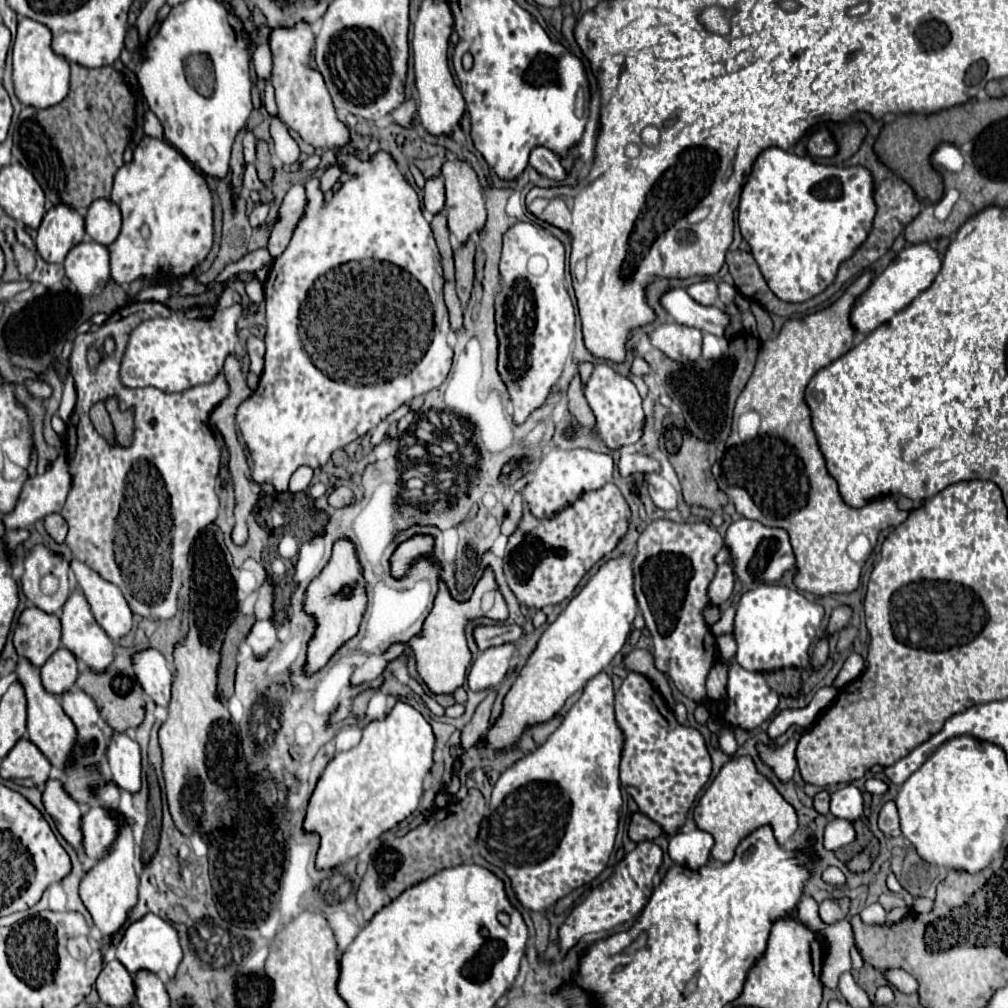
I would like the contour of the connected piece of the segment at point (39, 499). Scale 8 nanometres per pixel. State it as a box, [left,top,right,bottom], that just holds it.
[3,450,71,528]

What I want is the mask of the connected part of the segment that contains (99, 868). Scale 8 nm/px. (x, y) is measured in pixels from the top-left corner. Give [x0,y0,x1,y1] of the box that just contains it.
[79,826,139,948]

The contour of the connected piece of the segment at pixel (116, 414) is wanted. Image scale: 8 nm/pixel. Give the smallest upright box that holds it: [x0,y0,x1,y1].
[105,397,134,446]

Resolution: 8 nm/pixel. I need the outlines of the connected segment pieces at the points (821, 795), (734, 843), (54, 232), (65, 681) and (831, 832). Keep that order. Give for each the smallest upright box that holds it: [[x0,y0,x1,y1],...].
[[813,790,831,814],[693,756,789,862],[37,204,85,262],[41,648,79,696],[825,820,855,846]]

